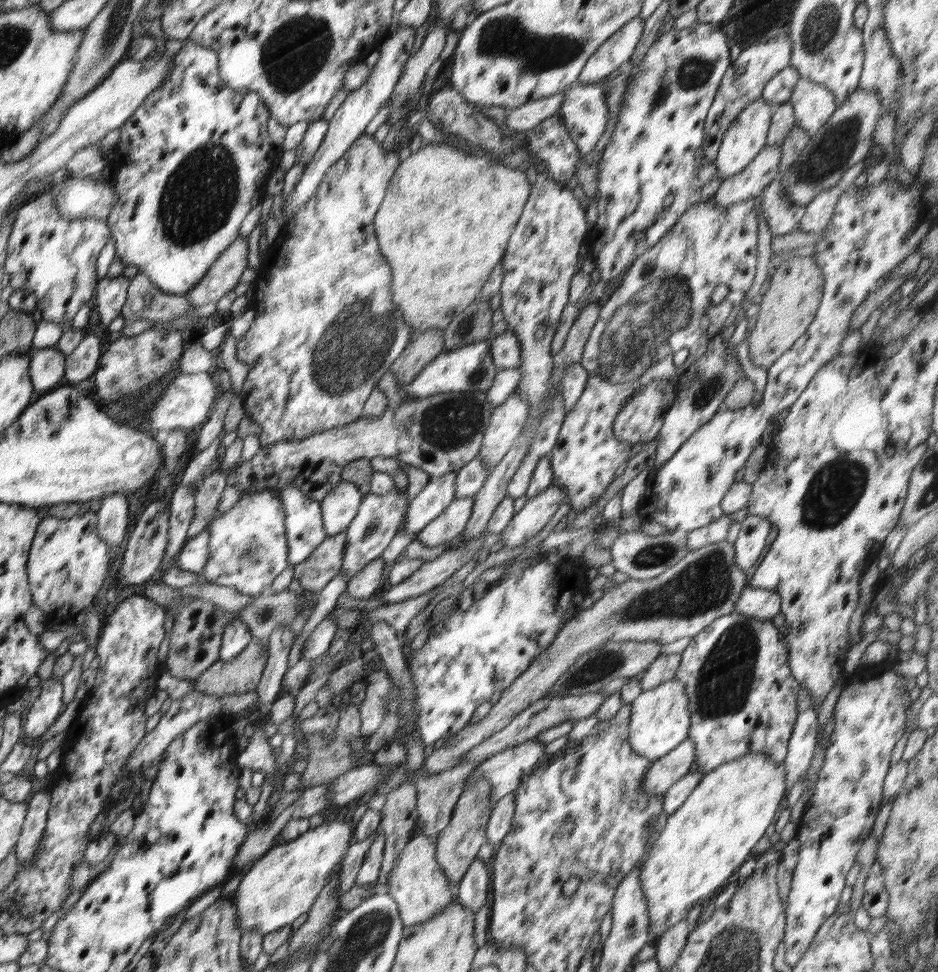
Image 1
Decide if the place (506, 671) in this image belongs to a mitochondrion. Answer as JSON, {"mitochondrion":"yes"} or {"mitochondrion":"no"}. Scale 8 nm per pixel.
{"mitochondrion":"no"}

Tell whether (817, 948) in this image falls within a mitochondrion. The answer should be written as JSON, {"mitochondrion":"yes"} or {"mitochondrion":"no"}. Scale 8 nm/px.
{"mitochondrion":"no"}

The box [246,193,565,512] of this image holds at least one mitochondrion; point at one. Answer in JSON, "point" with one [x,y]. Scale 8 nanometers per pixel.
{"point":[355,342]}

